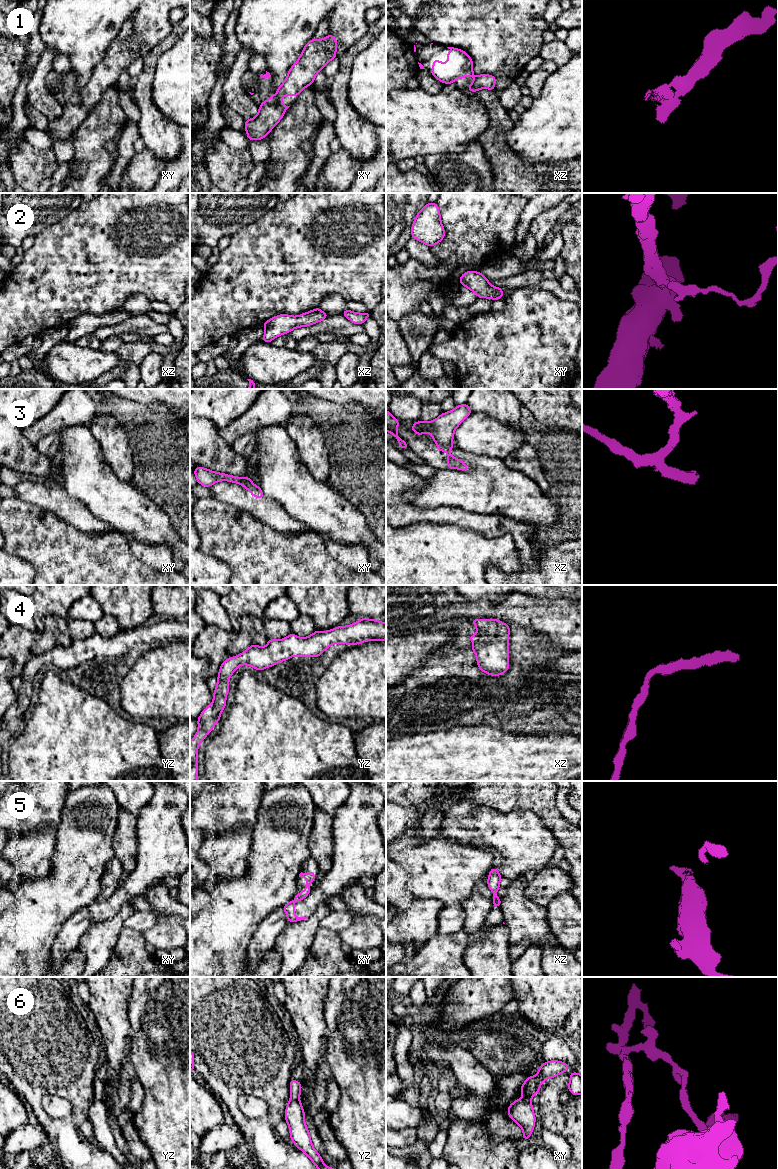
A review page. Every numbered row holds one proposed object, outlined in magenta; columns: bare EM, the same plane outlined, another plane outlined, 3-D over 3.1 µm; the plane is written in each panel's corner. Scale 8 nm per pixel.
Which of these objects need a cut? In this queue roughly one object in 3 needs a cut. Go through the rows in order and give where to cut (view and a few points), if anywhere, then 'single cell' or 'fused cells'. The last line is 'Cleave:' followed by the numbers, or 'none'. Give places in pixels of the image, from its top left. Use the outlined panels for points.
1: cut none; single cell
2: cut none; single cell
3: cut xz (450, 441), (438, 445); fused cells
4: cut none; single cell
5: cut xy (294, 899), (300, 900); fused cells
6: cut yz (291, 1098), (298, 1100); fused cells
Cleave: 3, 5, 6

